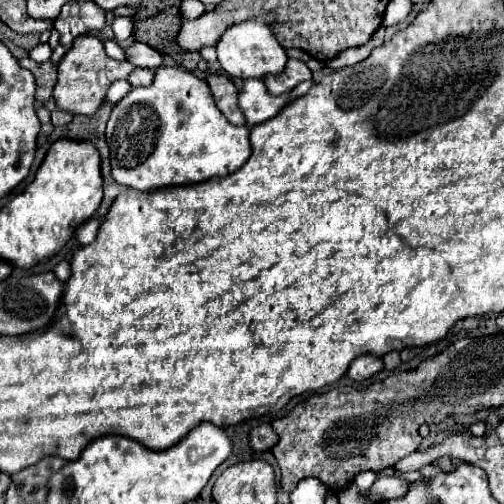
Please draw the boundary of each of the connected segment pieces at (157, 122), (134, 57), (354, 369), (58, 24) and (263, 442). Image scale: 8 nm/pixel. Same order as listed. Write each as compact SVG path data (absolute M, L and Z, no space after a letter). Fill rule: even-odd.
M158 67L152 85L134 87L112 109L106 127L112 177L140 191L224 177L238 171L250 157L248 135L248 127L234 127L224 119L204 79L180 67Z
M132 43L126 49L126 59L136 65L136 67L148 67L148 69L156 69L162 63L162 55L148 47L146 43Z
M360 355L352 361L350 369L348 369L348 377L354 379L354 381L364 381L368 377L372 377L374 373L382 371L382 359L380 357L374 357L374 355Z
M72 1L62 7L62 13L54 19L54 27L60 33L60 43L64 49L72 47L78 35L102 31L106 25L106 13L96 7L94 1Z
M258 425L250 433L250 445L254 451L270 451L278 443L278 433L268 425Z

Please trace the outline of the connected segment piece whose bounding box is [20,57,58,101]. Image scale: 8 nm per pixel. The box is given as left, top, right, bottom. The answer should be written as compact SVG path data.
M30 57L20 59L20 65L26 67L28 71L32 71L34 79L36 79L36 99L38 101L48 101L52 97L52 89L56 83L56 65L52 61L46 63L36 63Z

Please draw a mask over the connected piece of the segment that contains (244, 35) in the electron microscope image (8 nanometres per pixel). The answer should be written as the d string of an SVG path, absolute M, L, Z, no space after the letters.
M262 15L250 21L242 21L238 25L228 27L228 31L220 37L216 51L218 51L218 63L226 71L226 75L234 79L248 79L248 77L264 77L268 73L280 73L286 63L286 53L278 45L270 25L274 23L274 15Z

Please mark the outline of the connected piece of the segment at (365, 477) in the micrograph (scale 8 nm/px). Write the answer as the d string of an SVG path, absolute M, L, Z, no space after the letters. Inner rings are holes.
M362 471L362 473L358 473L356 477L354 477L354 483L356 483L356 487L360 489L360 491L368 491L370 487L372 487L372 483L376 481L376 473L372 473L372 471Z

